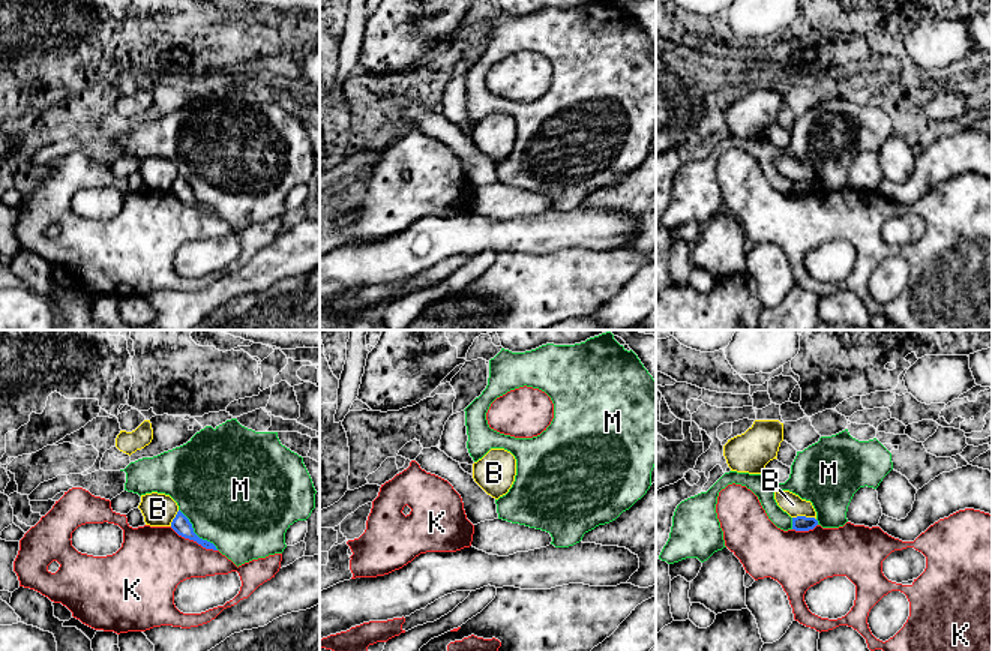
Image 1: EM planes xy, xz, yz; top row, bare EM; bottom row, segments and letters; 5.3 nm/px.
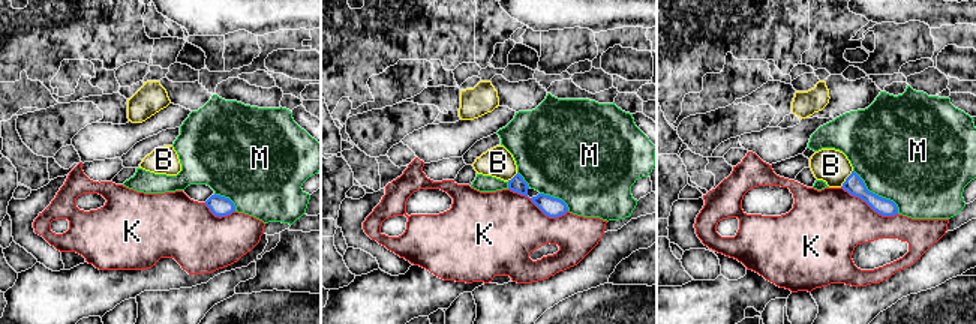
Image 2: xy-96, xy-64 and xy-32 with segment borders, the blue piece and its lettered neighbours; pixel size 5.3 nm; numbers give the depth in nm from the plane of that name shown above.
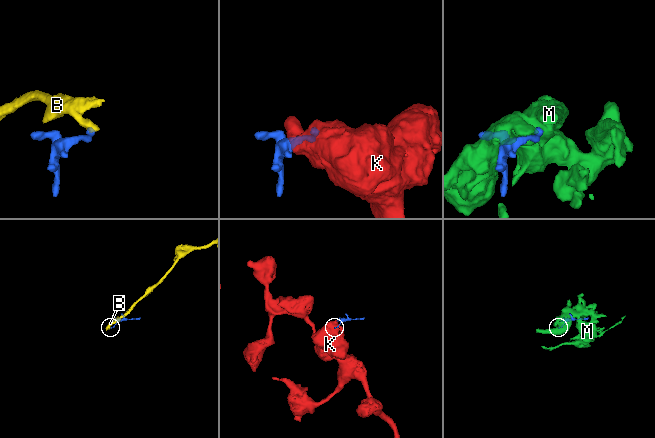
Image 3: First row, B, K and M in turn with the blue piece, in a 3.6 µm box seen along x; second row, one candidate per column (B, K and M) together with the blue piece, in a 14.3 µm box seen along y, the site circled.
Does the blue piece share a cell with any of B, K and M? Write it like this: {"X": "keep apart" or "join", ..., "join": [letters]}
{"B": "keep apart", "K": "keep apart", "M": "keep apart", "join": []}

